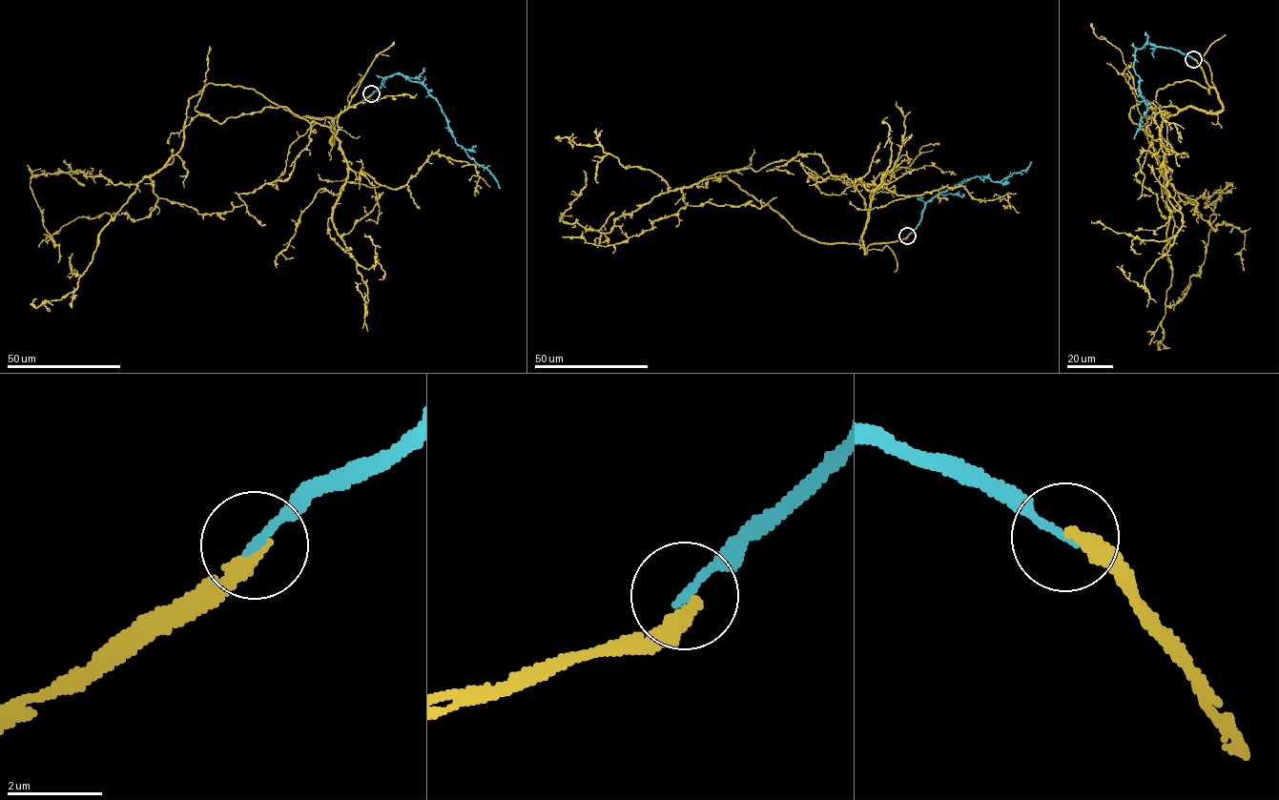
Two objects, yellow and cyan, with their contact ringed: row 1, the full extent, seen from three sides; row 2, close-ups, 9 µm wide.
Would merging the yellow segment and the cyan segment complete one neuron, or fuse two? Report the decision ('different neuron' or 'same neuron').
same neuron

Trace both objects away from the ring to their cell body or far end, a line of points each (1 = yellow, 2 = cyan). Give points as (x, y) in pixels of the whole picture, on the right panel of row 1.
1: (1193, 58), (1209, 93), (1187, 80), (1169, 84), (1146, 120), (1181, 200), (1223, 192), (1201, 272), (1181, 295)
2: (1193, 58), (1146, 42), (1137, 49), (1133, 67), (1147, 109), (1133, 138)

